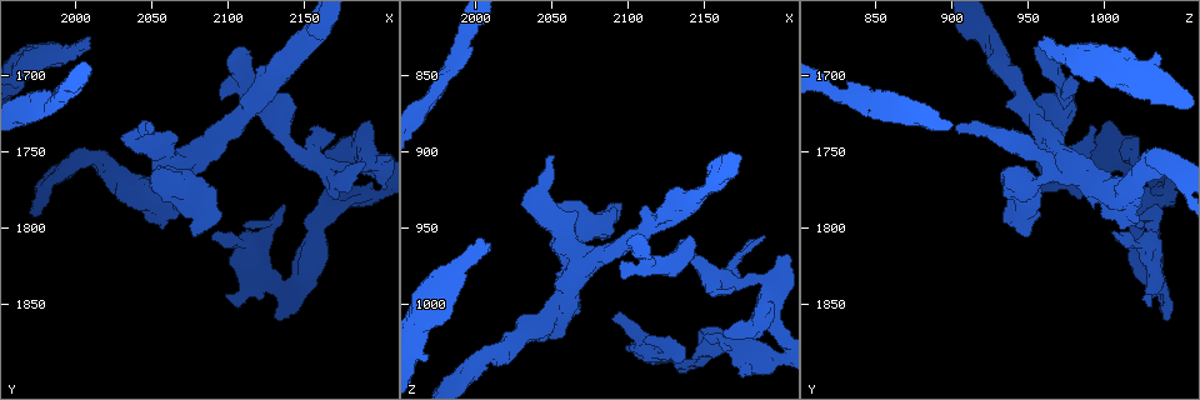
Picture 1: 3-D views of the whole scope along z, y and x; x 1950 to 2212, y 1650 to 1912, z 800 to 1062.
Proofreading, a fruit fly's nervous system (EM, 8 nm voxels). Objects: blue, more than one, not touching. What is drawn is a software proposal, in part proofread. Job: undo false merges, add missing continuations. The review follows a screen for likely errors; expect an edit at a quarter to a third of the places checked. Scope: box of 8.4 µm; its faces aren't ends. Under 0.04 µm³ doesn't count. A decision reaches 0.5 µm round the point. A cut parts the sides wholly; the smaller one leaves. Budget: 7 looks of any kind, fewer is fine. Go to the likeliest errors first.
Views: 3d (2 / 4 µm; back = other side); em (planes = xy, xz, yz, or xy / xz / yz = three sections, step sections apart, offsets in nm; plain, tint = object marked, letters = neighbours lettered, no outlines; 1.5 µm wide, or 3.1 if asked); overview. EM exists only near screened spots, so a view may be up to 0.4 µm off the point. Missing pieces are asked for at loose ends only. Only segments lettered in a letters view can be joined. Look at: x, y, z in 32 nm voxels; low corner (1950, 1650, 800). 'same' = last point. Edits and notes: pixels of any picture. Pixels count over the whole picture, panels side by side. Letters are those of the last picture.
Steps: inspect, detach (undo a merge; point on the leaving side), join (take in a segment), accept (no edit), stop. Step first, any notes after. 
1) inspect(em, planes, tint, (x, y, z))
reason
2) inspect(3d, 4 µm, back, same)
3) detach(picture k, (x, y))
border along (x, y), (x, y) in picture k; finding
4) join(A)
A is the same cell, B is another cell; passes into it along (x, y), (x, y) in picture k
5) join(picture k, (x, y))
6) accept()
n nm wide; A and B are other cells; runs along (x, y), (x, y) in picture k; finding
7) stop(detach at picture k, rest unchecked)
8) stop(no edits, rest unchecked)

inspect(3d, 2 µm, back, (2114, 1710, 974))
sudden change in width

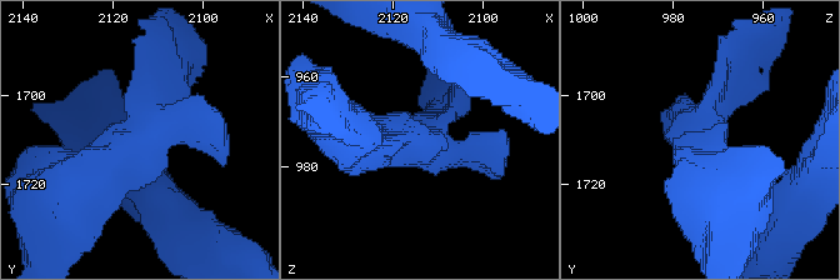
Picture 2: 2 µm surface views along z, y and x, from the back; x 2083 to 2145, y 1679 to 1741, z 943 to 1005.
inspect(em, xy, step 8, plain, (2113, 1710, 975))

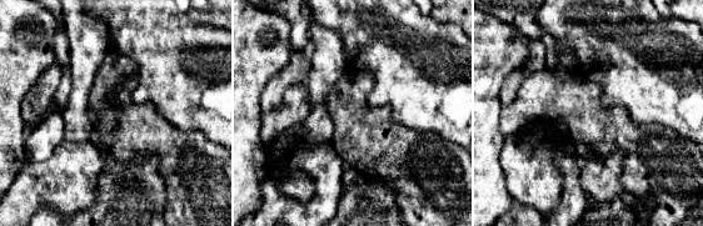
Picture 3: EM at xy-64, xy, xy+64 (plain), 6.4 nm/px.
inspect(em, xy, step 8, letters, same)

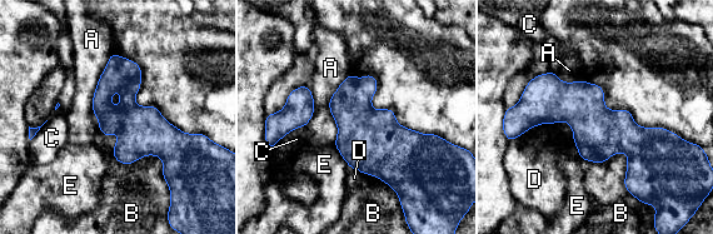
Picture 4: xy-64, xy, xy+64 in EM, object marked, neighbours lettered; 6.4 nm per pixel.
accept()
280 nm wide; A, B, C, D and E are other cells; border along (99, 128), (169, 189) in picture 4; continuous, no second neuron

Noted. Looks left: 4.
inspect(em, xz, step 4, letters, (2060, 1794, 1004))
branch stops here

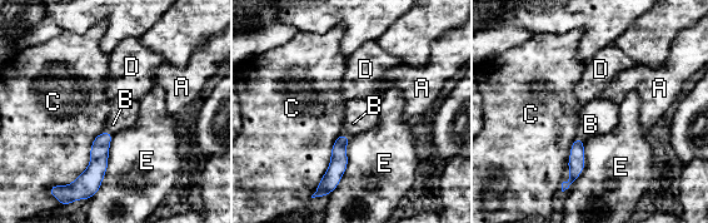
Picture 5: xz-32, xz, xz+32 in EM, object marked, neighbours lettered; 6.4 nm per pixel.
join(B)
B is the same cell, A, C, D and E are other cells; passes into it along (99, 153), (106, 132), (113, 124) in picture 5; the neuron continues

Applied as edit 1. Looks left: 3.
inspect(3d, 4 µm, (2132, 1860, 1040))
branch stops here

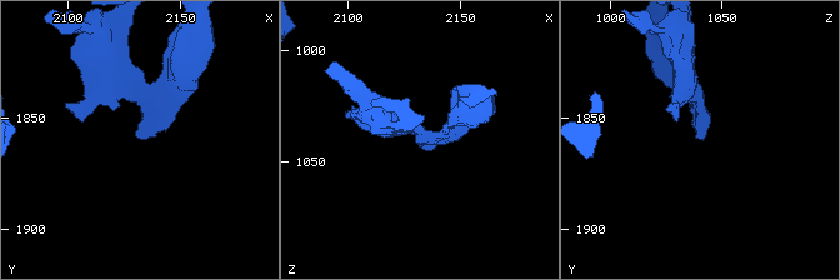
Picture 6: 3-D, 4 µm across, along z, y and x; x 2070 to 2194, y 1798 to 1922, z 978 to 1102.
inspect(em, planes, letters, (2132, 1859, 1040))

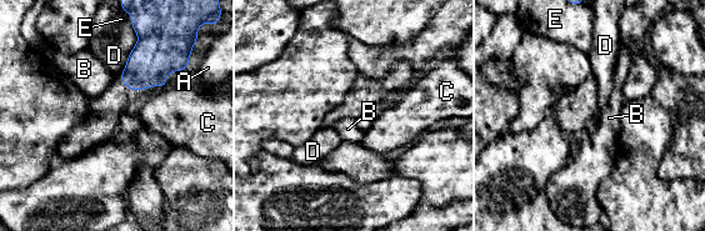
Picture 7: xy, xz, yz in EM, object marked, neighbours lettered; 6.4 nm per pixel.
accept()
A, B, C, D and E are other cells; border along (131, 20), (138, 41), (120, 75) in picture 7; none of them fits

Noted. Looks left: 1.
stop(join at picture 5, rest unchecked)

